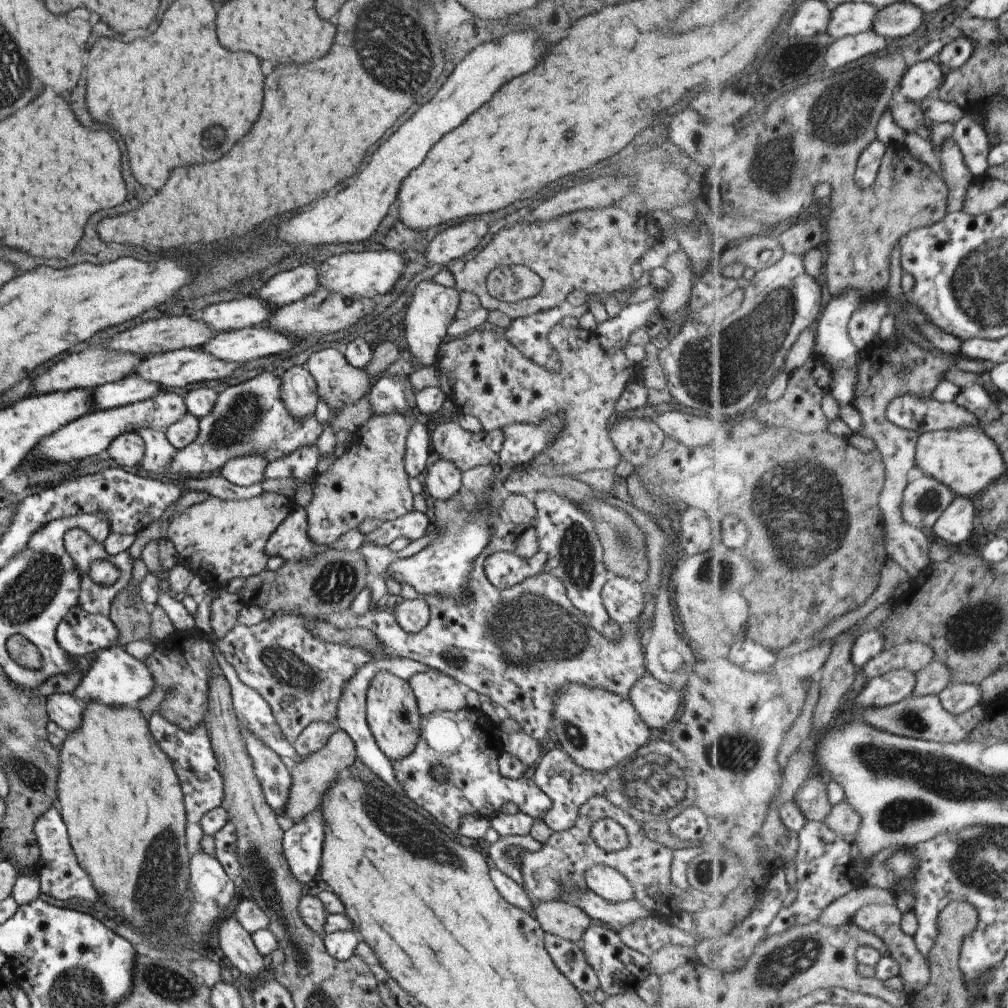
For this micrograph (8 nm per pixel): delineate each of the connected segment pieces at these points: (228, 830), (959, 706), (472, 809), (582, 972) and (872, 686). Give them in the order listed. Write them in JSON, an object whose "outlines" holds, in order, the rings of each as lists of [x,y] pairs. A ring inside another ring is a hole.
{"outlines":[[[[228,821],[221,829],[214,834],[215,858],[219,861],[229,878],[236,878],[242,874],[242,867],[237,859],[235,826]]],[[[951,683],[940,695],[944,706],[950,712],[961,715],[982,704],[985,692],[982,692],[979,683]]],[[[480,708],[421,715],[420,726],[416,748],[408,756],[392,761],[394,774],[403,792],[451,831],[458,830],[460,820],[468,815],[494,818],[506,802],[514,802],[520,812],[541,819],[552,808],[552,800],[534,784],[532,776],[512,780],[500,774],[497,763],[502,751],[500,730]],[[436,765],[444,765],[449,770],[446,782],[439,783],[432,776],[432,767]]],[[[546,933],[545,947],[558,970],[579,990],[594,995],[600,983],[596,971],[586,960],[581,942],[573,943]]],[[[897,670],[869,679],[862,692],[855,696],[860,707],[889,707],[913,696],[919,683],[919,672]]]]}

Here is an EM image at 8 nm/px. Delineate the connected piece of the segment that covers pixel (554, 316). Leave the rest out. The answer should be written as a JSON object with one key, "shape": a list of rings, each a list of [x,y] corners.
{"shape":[[[589,300],[579,306],[574,306],[568,301],[561,302],[554,308],[550,307],[527,317],[513,319],[502,336],[510,340],[524,356],[531,358],[536,364],[557,371],[560,363],[552,343],[547,338],[548,333],[564,316],[580,318],[586,314],[589,311],[588,306]]]}

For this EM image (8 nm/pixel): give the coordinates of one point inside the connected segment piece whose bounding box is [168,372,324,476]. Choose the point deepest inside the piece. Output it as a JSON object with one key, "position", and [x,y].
{"position":[250,418]}

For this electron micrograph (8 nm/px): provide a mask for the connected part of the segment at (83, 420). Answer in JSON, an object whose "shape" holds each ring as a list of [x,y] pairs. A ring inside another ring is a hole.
{"shape":[[[162,391],[153,399],[114,407],[106,410],[92,410],[87,415],[77,418],[54,434],[45,436],[27,455],[23,464],[17,468],[16,475],[22,478],[24,474],[32,474],[38,465],[48,463],[70,463],[72,461],[87,462],[104,456],[110,443],[121,434],[132,433],[137,429],[158,429],[166,432],[170,425],[181,419],[187,413],[185,400],[174,392]]]}

